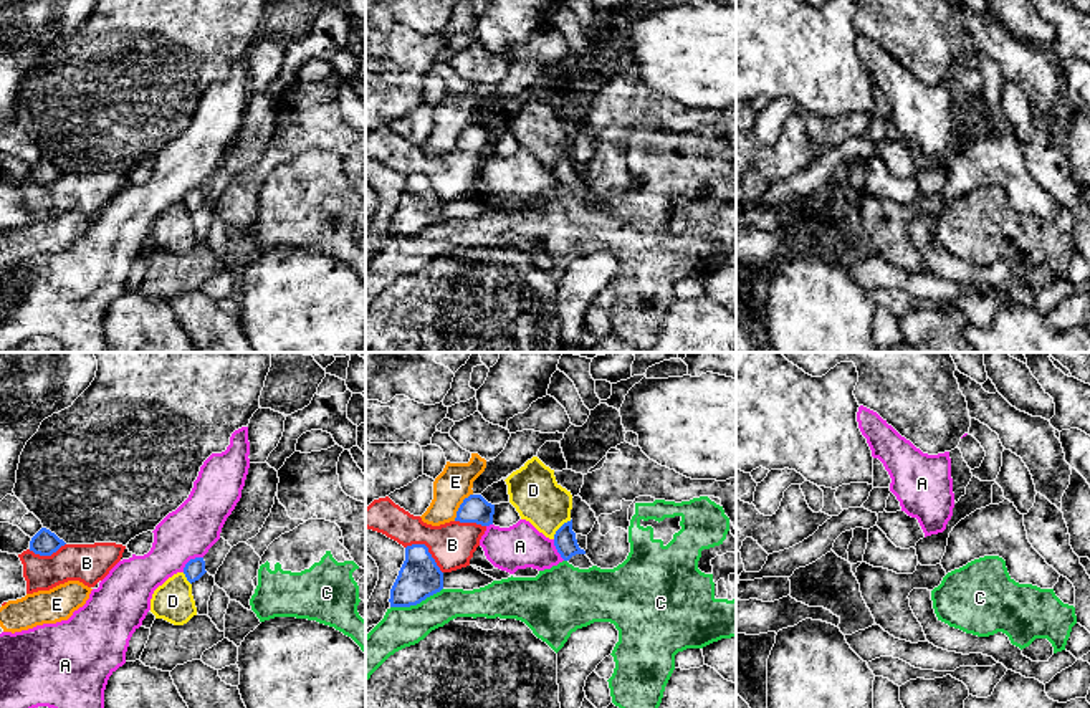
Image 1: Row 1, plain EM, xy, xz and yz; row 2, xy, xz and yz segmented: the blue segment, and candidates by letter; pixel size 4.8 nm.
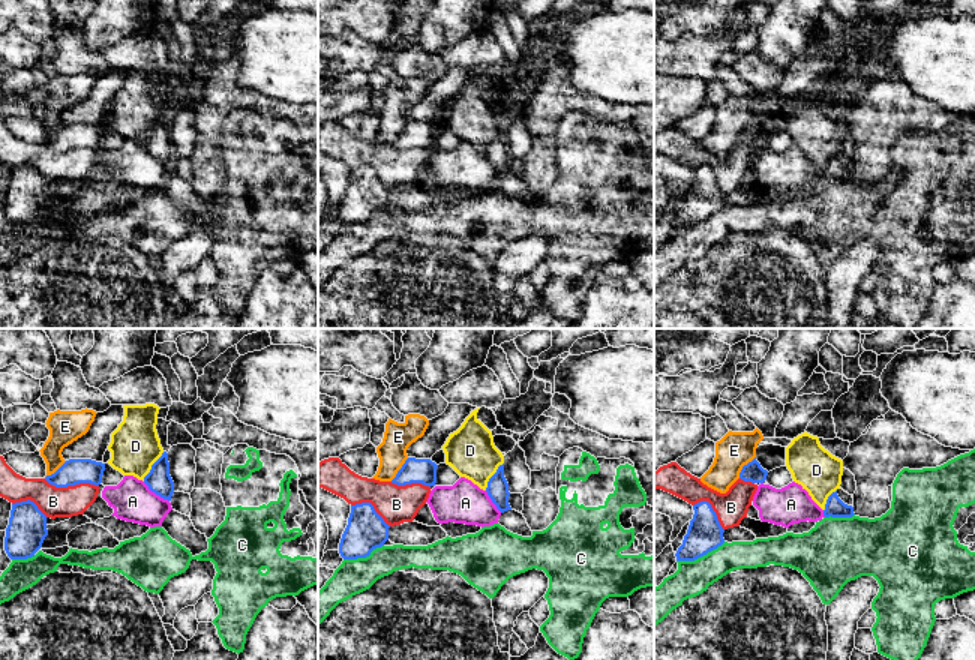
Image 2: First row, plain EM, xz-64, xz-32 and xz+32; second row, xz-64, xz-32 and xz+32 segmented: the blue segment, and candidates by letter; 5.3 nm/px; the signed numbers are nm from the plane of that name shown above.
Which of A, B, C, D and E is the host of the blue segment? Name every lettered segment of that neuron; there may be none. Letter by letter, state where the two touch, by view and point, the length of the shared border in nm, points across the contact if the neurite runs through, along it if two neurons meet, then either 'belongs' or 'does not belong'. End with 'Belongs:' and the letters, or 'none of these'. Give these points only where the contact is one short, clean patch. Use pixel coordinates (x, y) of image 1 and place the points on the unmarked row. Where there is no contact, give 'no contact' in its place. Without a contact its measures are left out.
A: xy (191, 189) | 130 nm | along xy (202, 186), (192, 187), (182, 200) | does not belong
B: xz (427, 179) | 220 nm | does not belong
C: xz (415, 234) | 280 nm | does not belong
D: xz (559, 157) | 130 nm | along xz (571, 149), (553, 167) | does not belong
E: xz (460, 136) | 160 nm | does not belong
Belongs: none of these

